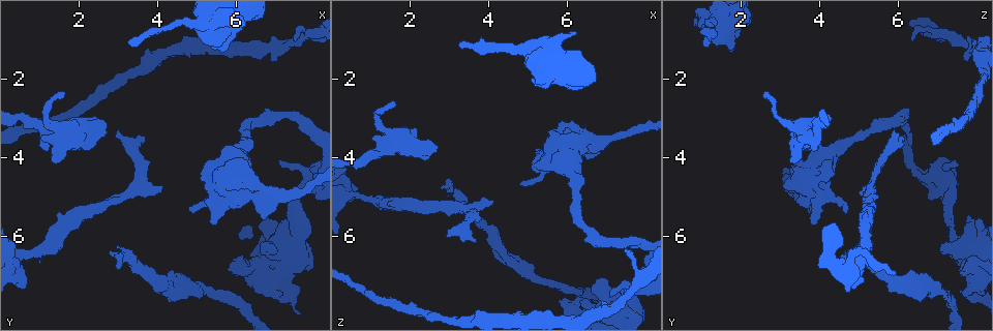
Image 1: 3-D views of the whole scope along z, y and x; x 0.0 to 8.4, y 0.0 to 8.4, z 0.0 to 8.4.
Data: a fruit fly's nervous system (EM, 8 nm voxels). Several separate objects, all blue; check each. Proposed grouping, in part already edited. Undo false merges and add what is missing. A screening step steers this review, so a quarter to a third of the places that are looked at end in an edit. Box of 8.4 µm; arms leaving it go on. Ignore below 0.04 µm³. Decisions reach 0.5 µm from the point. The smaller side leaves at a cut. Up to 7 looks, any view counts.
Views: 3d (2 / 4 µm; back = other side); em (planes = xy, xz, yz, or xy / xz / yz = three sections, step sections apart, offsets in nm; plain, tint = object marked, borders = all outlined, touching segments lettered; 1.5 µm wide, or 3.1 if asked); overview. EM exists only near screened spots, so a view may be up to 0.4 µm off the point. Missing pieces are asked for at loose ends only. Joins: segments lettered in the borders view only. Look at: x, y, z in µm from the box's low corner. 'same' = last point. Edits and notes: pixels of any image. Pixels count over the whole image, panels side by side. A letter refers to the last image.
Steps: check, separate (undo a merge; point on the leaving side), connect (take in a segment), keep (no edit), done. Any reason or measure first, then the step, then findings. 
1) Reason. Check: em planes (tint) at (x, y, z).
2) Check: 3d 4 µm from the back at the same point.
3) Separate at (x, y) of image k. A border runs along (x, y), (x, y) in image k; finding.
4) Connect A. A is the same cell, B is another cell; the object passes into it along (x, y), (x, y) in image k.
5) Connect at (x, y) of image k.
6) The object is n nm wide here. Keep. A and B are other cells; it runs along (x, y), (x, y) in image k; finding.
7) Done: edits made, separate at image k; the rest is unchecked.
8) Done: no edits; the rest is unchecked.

Tapers out. Check: em planes (plain) at (1.65, 2.40, 2.70).

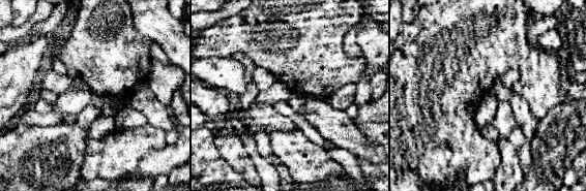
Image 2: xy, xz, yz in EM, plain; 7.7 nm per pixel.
Check: em planes (borders) at the same point.

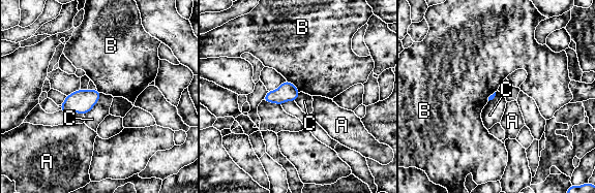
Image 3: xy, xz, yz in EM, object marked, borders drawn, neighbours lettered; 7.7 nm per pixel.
Keep. A, B and C are other cells; a border runs along (100, 93), (98, 101), (84, 115) in image 3; no lettered segment goes on from it.

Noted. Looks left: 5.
Branch stops here. Check: 3d 2 µm at (7.10, 4.15, 7.40).

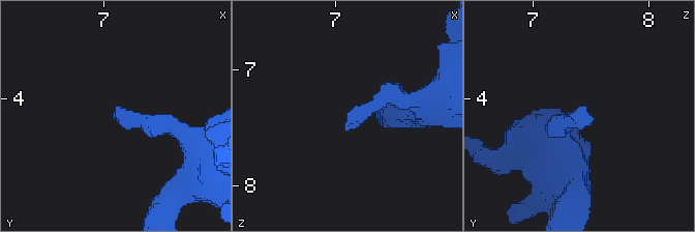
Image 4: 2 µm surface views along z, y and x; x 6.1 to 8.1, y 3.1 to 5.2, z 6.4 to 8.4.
Need the tissue. Check: em planes (tint) at (7.08, 4.12, 7.48).

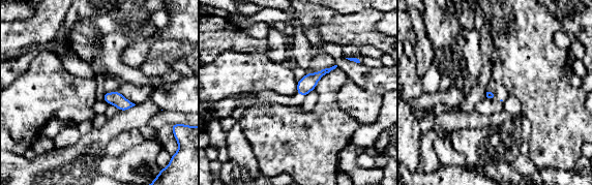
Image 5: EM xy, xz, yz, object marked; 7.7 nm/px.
Check: em planes (borders) at the same point.

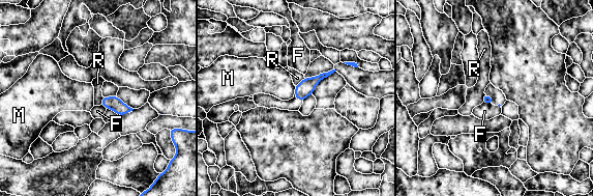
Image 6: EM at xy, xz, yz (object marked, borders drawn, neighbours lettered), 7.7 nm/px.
Keep. F, M and R are other cells; a border runs along (294, 86), (295, 93) in image 6; no lettered segment goes on from it.

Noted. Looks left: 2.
Done: no edits; the rest is unchecked.

